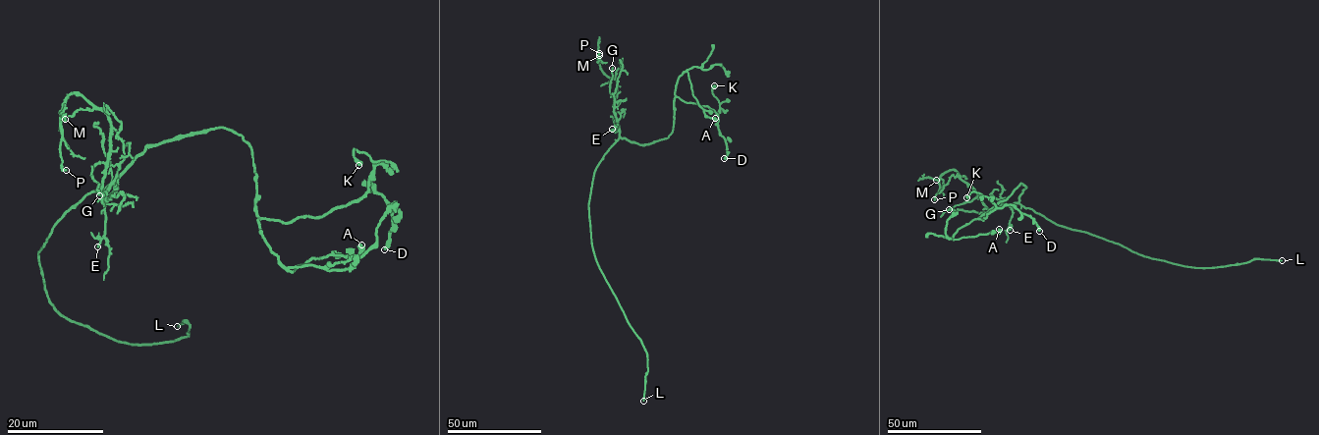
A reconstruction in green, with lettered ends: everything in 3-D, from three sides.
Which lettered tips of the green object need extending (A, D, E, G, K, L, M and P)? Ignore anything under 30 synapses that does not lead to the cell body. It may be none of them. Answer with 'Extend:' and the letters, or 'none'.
Extend: L

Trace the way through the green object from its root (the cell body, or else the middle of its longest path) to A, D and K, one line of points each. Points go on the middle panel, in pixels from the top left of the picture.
A: (596, 167), (619, 137), (645, 144), (671, 134), (676, 84), (684, 72), (704, 114), (715, 118)
D: (596, 167), (619, 137), (640, 144), (666, 138), (672, 132), (676, 96), (716, 113), (727, 146), (724, 158)
K: (596, 167), (619, 137), (640, 144), (666, 138), (672, 132), (676, 96), (717, 115), (714, 85)

